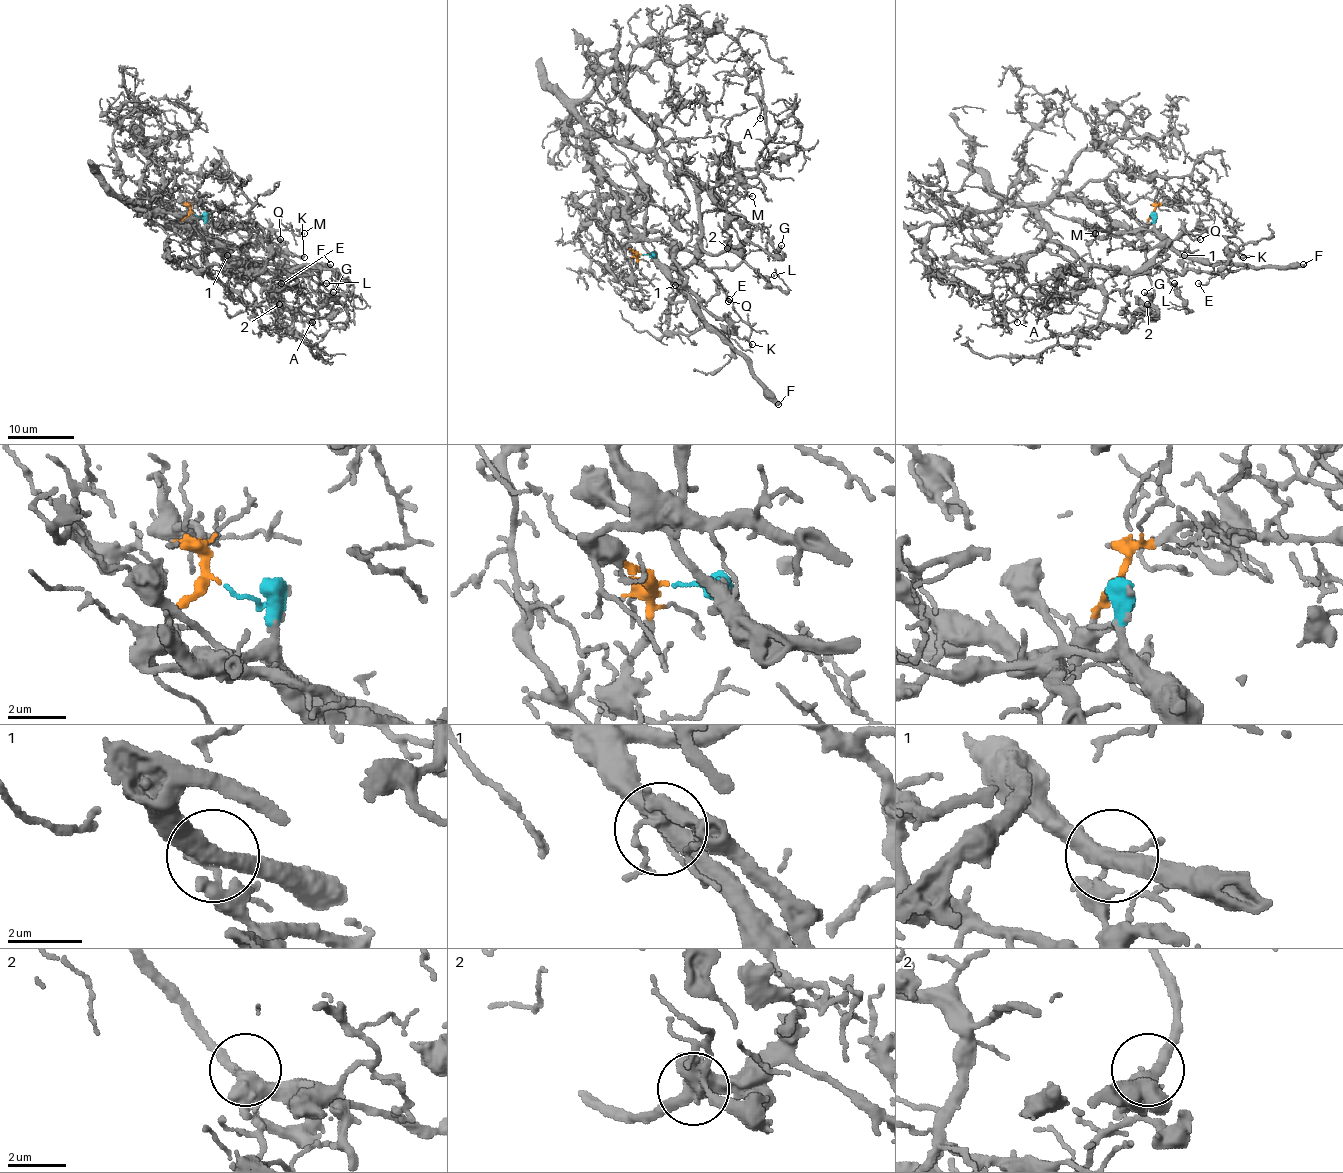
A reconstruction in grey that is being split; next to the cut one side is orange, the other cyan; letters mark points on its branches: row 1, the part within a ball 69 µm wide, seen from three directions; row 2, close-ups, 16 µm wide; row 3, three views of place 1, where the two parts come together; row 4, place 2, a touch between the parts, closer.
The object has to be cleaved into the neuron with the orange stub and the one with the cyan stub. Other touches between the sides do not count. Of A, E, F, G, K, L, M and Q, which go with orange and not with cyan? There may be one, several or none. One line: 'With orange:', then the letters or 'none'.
With orange: A, E, K, L, M, Q

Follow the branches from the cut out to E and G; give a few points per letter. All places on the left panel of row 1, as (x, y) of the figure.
E: (193, 214), (178, 232), (216, 237), (227, 252), (227, 267), (237, 274), (292, 275), (281, 284)
G: (194, 214), (204, 219), (213, 237), (227, 240), (249, 260), (254, 279), (284, 307), (329, 317), (334, 292)

